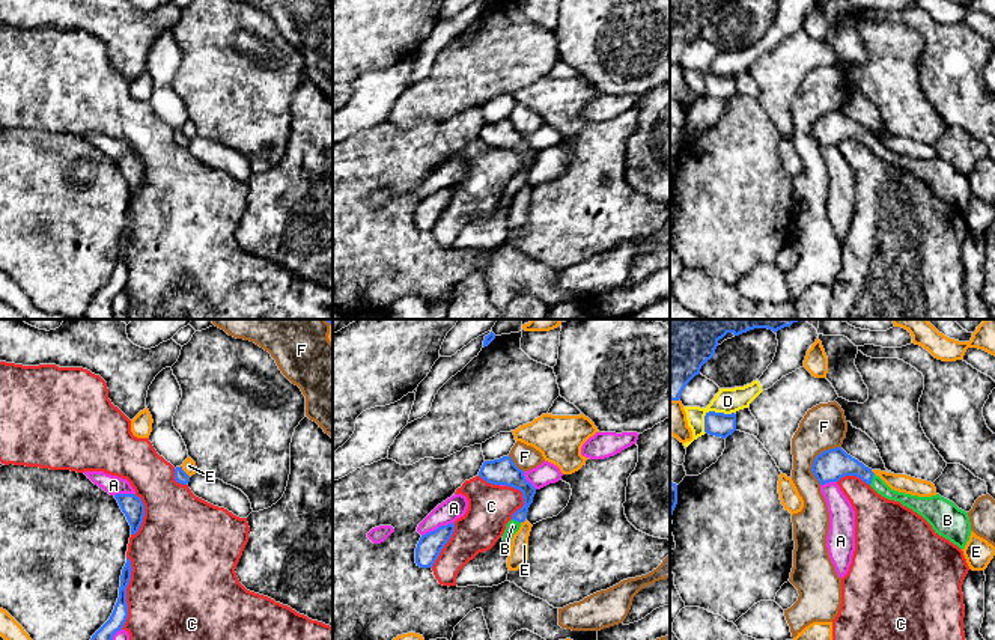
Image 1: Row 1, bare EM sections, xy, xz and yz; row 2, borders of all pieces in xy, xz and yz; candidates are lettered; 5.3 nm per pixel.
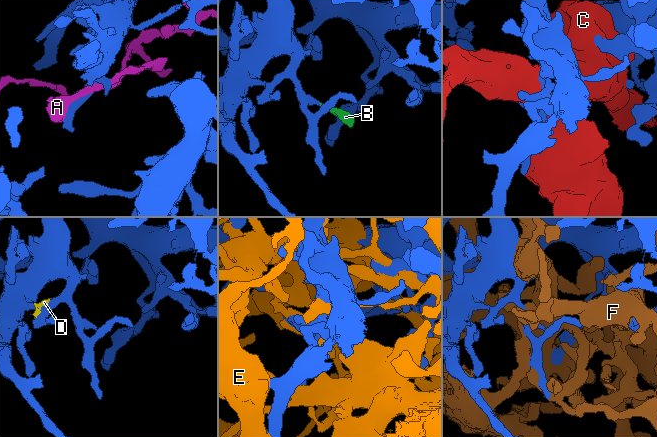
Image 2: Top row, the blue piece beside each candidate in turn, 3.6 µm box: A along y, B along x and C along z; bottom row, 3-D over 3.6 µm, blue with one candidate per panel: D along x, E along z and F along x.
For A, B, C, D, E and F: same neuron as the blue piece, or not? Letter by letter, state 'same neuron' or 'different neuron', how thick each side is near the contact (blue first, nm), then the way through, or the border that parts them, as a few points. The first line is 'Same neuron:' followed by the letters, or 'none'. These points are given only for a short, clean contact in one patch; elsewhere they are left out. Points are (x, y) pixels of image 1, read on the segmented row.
Same neuron: B
A: different neuron; calibres 130 and 120 nm
B: same neuron; calibres 170 and 70 nm; way yz (830, 466), (855, 467), (872, 478), (890, 494), (908, 500)
C: different neuron; calibres 90 and 480 nm
D: different neuron; calibres 130 and 140 nm
E: different neuron; calibres 70 and 70 nm
F: different neuron; calibres 170 and 240 nm

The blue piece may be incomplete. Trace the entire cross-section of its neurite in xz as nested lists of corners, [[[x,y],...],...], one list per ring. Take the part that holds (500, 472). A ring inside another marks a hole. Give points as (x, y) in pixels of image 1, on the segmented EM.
[[[510,456],[485,461],[479,476],[488,483],[512,486],[522,492],[524,506],[512,515],[512,520],[506,524],[506,530],[503,533],[503,541],[509,541],[525,521],[536,488],[525,479],[524,471],[515,465]]]

